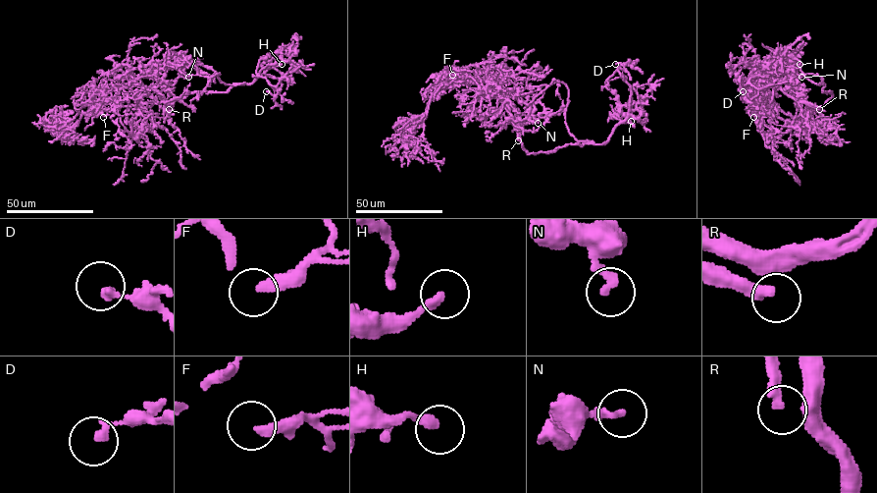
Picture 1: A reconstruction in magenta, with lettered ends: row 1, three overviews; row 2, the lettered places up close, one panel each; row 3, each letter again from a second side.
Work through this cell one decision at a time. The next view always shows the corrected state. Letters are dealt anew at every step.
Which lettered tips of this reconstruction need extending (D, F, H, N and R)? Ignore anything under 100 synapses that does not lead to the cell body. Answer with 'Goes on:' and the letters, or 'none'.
Goes on: R

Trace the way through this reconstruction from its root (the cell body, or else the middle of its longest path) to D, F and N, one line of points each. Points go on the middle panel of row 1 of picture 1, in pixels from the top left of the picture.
D: (520, 137), (529, 153), (603, 143), (626, 118), (631, 99), (624, 65), (615, 64)
F: (520, 137), (508, 109), (503, 103), (462, 73), (452, 75)
N: (520, 137), (512, 121), (518, 117), (516, 110), (538, 123)

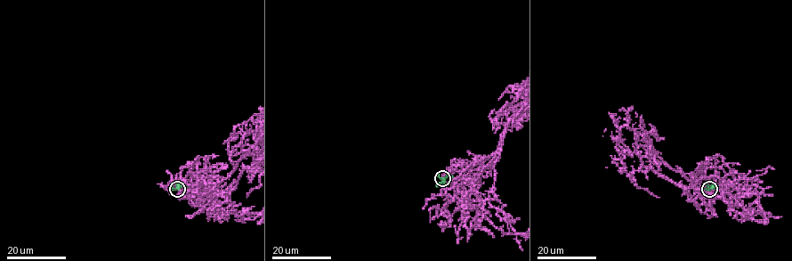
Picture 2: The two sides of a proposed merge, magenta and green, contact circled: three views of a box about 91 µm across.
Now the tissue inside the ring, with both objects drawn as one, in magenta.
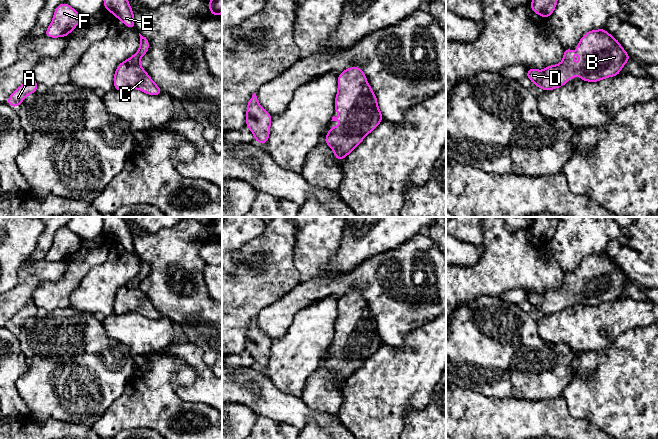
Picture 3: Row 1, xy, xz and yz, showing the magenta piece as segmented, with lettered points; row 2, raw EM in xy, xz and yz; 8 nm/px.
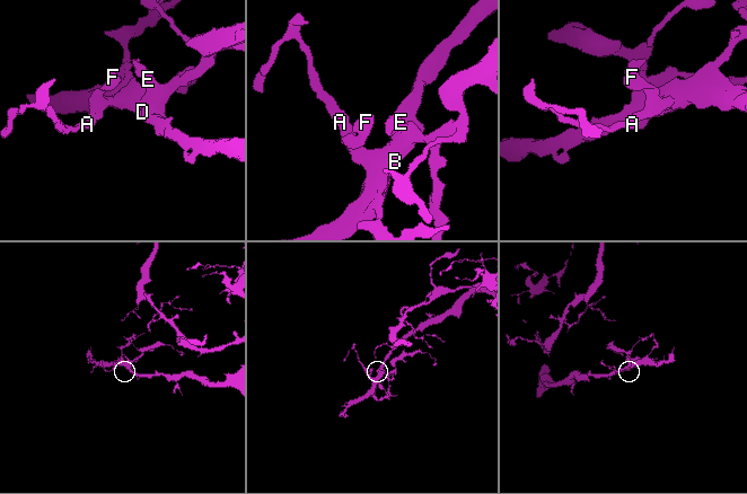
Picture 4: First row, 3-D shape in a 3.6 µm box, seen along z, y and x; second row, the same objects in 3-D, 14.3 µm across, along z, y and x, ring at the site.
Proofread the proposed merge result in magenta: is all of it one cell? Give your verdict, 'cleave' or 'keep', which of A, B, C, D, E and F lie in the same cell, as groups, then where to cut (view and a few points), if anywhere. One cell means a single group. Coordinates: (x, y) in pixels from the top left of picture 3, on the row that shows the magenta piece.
keep; groups A B C D E F; cut none

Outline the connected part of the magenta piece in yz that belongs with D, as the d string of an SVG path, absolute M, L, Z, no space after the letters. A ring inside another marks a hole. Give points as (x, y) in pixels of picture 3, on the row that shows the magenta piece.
M603 28L587 32L579 41L578 49L564 48L564 57L560 64L546 67L542 72L530 68L528 77L537 87L552 90L572 82L576 77L575 60L570 51L580 54L580 80L597 82L620 73L624 64L631 59L621 47L618 40L613 38ZM570 62L570 80L565 78L564 68Z

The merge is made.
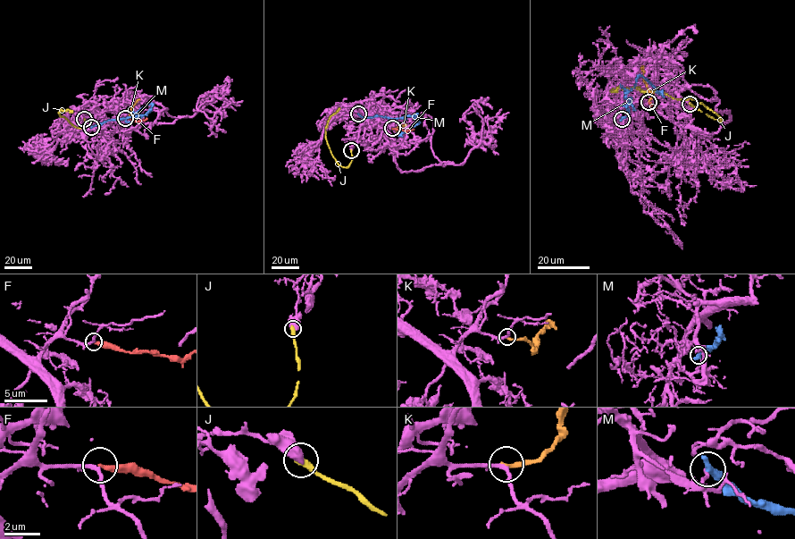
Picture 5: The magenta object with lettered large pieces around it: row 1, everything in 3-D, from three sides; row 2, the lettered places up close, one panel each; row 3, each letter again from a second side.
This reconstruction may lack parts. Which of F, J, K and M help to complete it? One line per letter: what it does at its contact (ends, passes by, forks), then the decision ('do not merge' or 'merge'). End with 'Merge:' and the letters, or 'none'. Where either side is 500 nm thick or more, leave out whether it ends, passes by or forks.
F: it ends | do not merge
J: do not merge
K: it ends | do not merge
M: do not merge
Merge: none

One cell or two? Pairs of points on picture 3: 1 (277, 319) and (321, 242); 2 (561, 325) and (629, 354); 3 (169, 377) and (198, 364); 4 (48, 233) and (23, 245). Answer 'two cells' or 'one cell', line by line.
1: two cells
2: two cells
3: two cells
4: two cells

